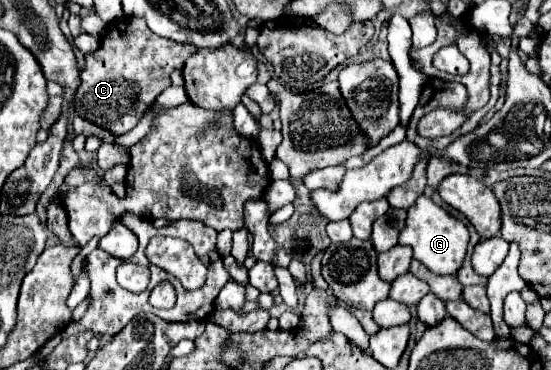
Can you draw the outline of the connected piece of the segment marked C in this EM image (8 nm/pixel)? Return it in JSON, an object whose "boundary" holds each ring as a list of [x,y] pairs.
{"boundary":[[[139,18],[117,22],[113,28],[109,24],[99,48],[85,56],[81,86],[75,94],[75,112],[121,136],[137,126],[155,98],[171,86],[171,70],[183,66],[185,60],[195,52],[197,48],[191,44],[171,42],[169,38],[153,34]]]}

